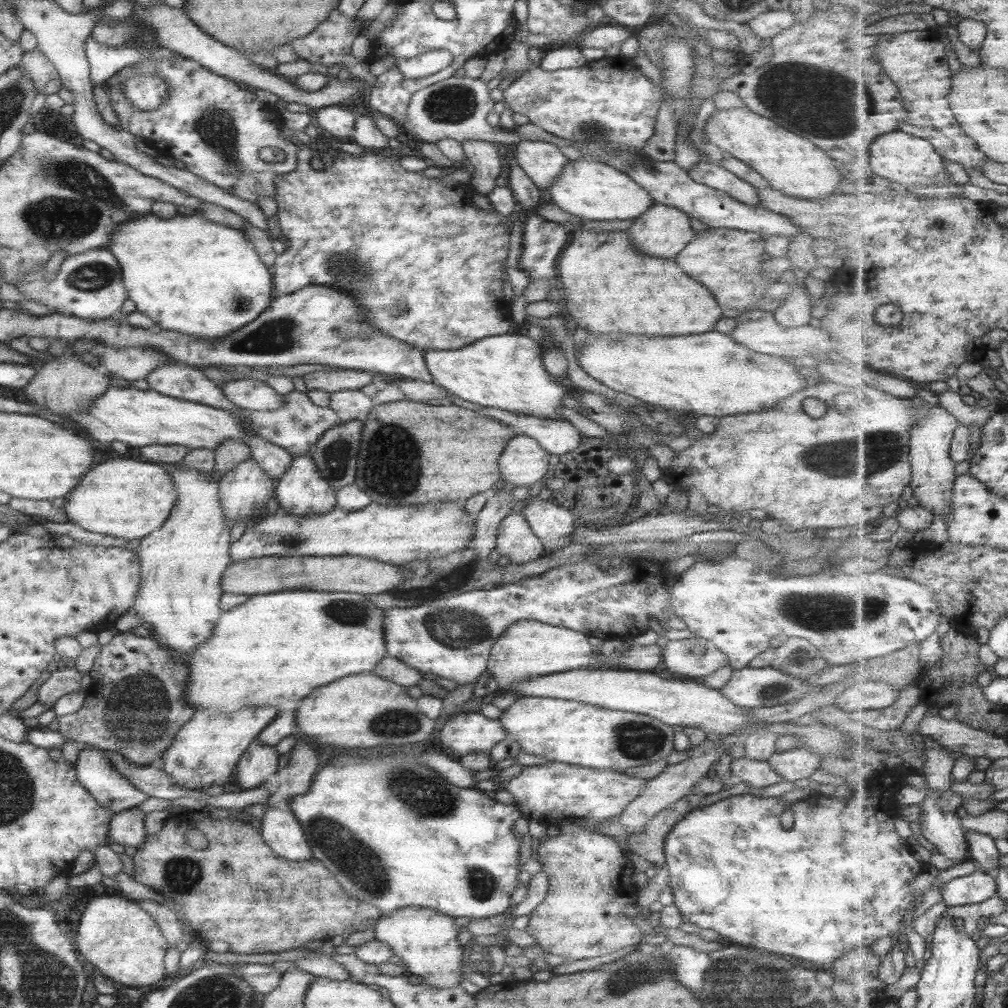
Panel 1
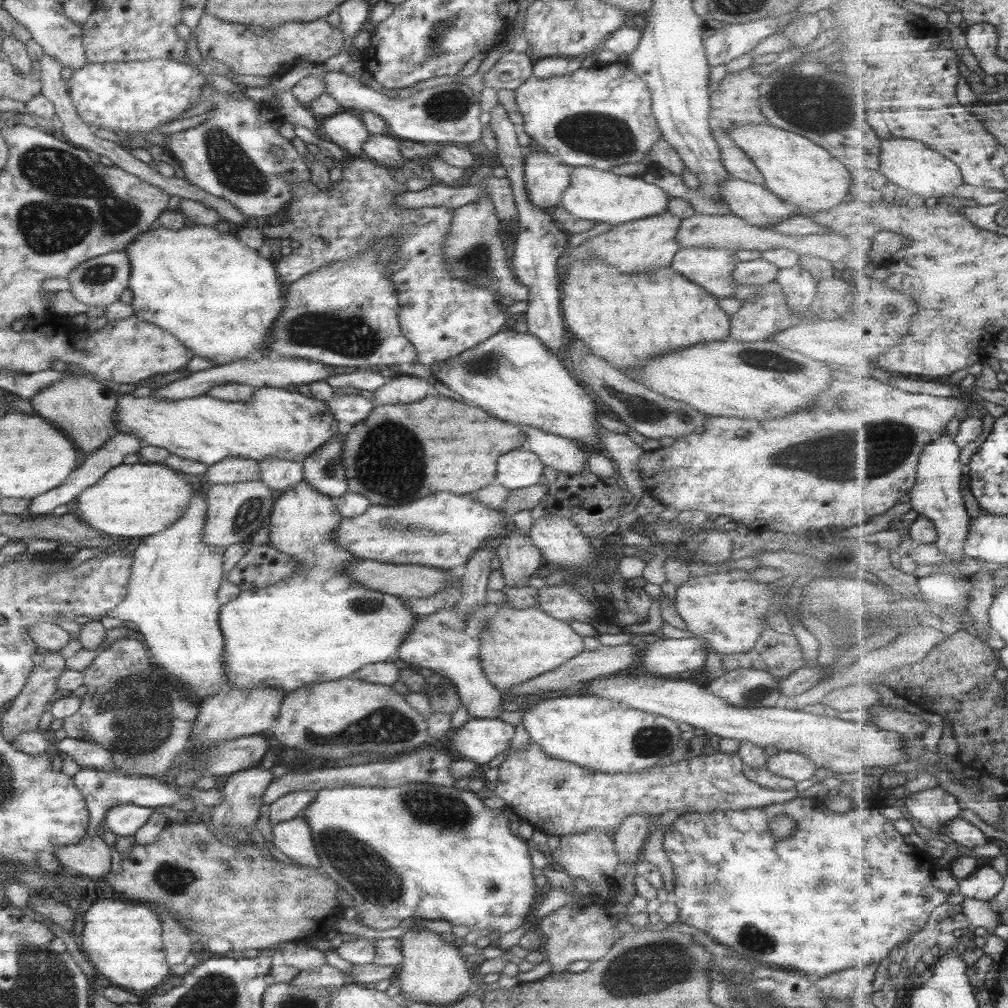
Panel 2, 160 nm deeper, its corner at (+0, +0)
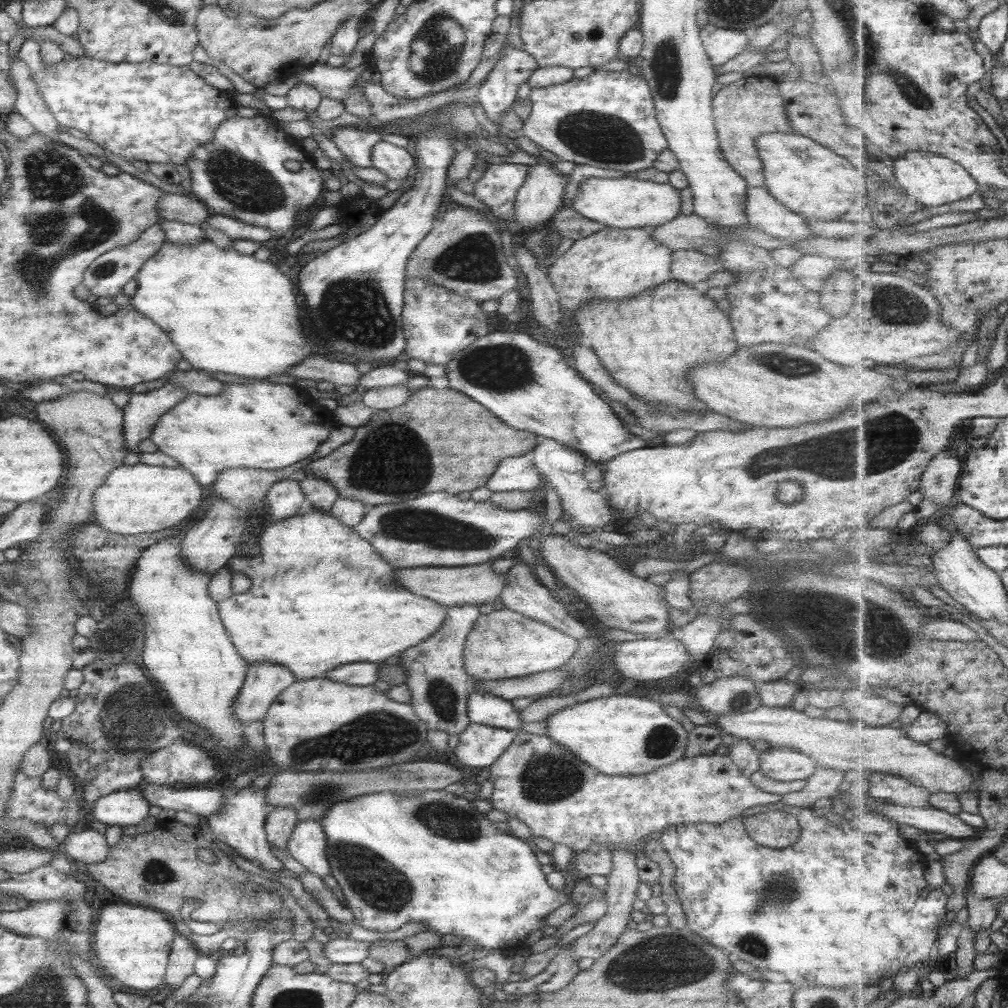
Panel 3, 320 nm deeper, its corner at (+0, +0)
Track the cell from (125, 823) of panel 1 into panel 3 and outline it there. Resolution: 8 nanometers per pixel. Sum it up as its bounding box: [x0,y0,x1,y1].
[89,785,150,826]

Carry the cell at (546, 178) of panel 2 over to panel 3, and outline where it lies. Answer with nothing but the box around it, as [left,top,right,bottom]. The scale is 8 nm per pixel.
[512,162,566,228]

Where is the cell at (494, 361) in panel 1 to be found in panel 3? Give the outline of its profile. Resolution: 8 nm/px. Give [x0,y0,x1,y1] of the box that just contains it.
[444,331,646,465]

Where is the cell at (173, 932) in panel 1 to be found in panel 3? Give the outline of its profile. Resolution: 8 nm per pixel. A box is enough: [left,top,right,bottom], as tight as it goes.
[162,937,199,989]

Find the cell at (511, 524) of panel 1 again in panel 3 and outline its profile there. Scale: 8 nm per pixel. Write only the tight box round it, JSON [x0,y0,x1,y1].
[500,554,593,641]

